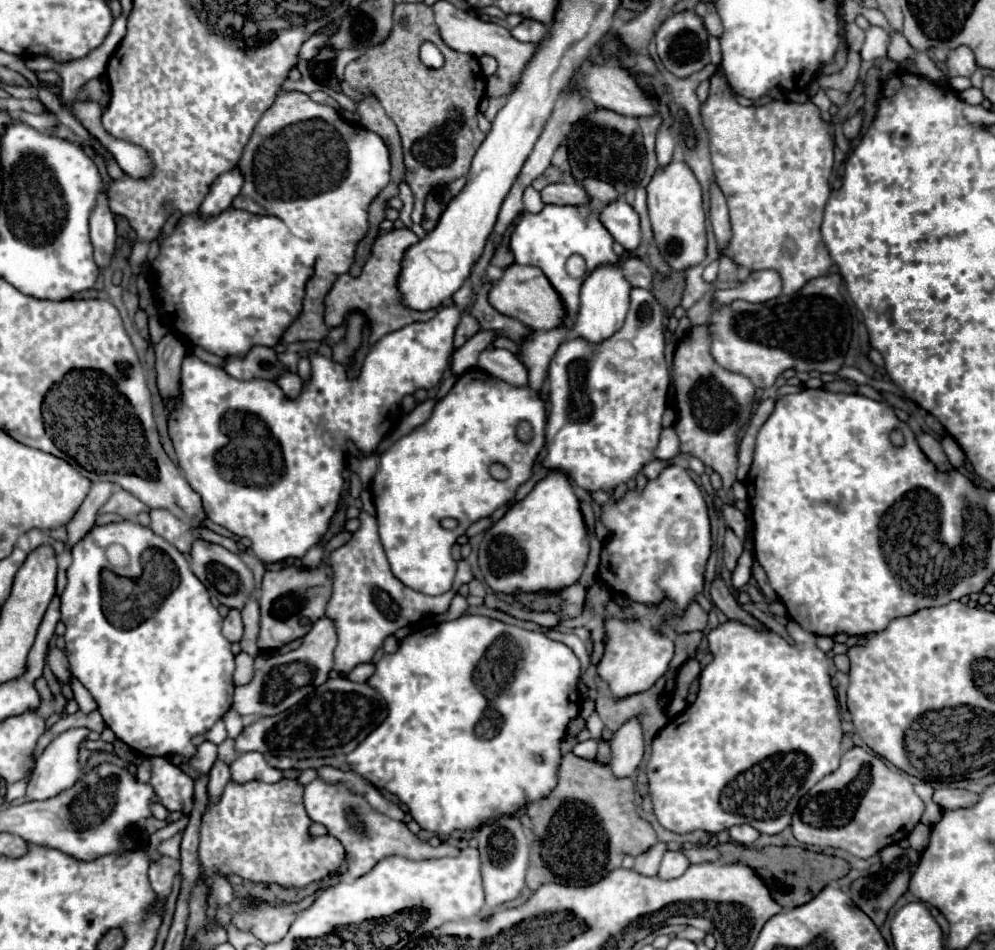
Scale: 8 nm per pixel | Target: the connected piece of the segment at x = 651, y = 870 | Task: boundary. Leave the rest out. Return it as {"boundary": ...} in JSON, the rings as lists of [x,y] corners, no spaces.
{"boundary":[[[644,853],[636,859],[636,865],[634,869],[642,875],[656,875],[658,873],[658,867],[660,867],[660,861],[662,861],[662,855],[664,853]]]}

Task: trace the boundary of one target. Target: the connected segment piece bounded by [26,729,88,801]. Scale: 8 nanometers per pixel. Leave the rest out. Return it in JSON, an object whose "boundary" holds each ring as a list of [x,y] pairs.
{"boundary":[[[68,729],[64,733],[60,733],[46,749],[44,753],[36,759],[36,767],[34,773],[30,777],[28,783],[28,791],[26,791],[26,799],[34,801],[34,799],[48,799],[58,795],[60,791],[68,789],[70,785],[74,785],[74,781],[80,777],[80,765],[78,765],[78,751],[80,751],[80,743],[88,737],[88,729]]]}

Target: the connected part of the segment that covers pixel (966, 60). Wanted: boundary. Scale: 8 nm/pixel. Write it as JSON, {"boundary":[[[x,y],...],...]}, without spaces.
{"boundary":[[[964,45],[948,51],[944,63],[948,69],[948,77],[970,77],[978,69],[974,61],[974,53]]]}

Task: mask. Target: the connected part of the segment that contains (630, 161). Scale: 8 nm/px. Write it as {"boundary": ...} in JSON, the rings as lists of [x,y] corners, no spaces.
{"boundary":[[[608,109],[588,111],[578,123],[572,125],[566,139],[572,179],[576,181],[584,181],[588,177],[600,179],[604,183],[610,183],[620,195],[626,193],[628,189],[634,189],[642,181],[644,173],[640,173],[640,167],[646,157],[646,153],[642,151],[642,135],[638,147],[636,133],[638,133],[636,117],[624,117]]]}

